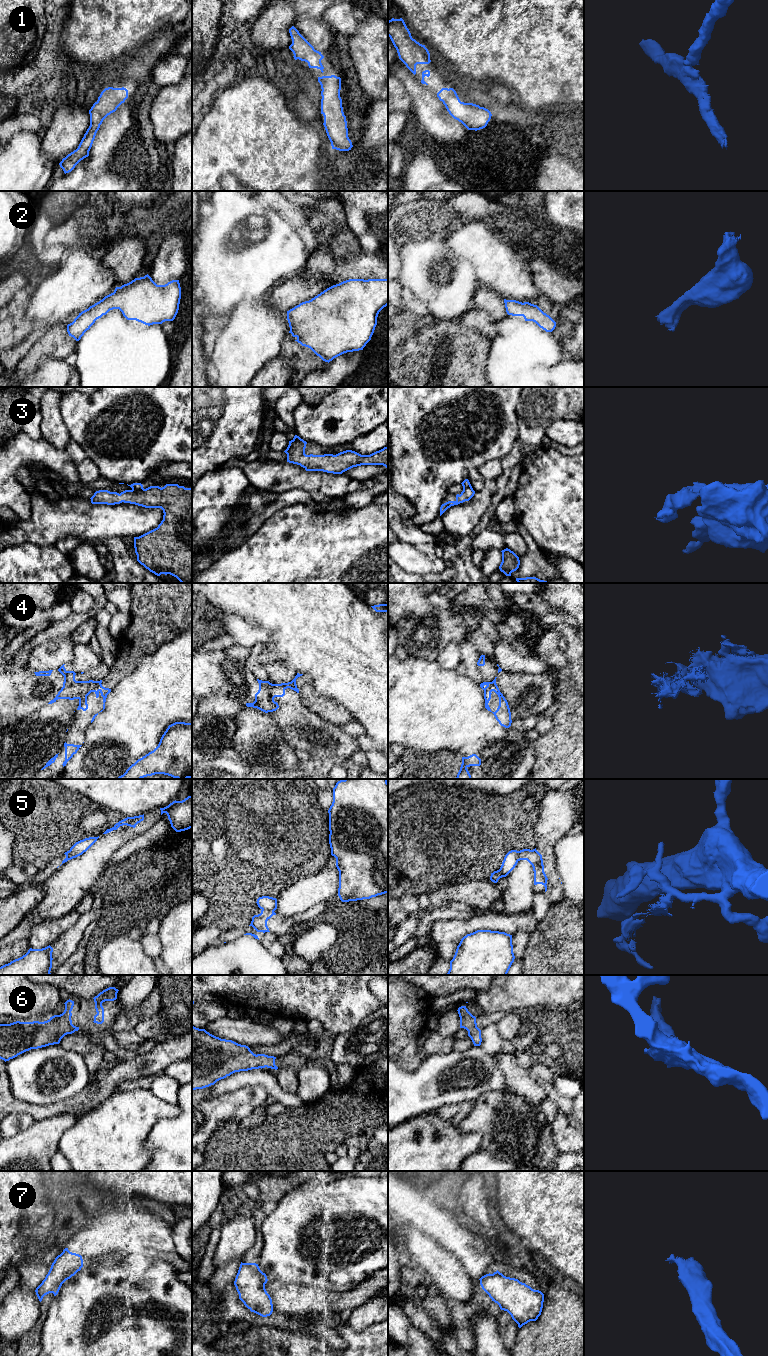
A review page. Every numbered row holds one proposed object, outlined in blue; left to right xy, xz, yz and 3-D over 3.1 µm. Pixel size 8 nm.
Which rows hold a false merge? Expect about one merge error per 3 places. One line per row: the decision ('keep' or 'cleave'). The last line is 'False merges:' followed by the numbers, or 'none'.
1: keep
2: keep
3: keep
4: cleave
5: cleave
6: keep
7: keep
False merges: 4, 5

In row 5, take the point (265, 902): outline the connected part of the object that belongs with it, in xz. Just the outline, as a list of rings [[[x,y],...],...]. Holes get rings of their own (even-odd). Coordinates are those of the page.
[[[259,897],[256,903],[260,909],[267,909],[270,911],[275,911],[277,909],[277,899],[273,897]]]

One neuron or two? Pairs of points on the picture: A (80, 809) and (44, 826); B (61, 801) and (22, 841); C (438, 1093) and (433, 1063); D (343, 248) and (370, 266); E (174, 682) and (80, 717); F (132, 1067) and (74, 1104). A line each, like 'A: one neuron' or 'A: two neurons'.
A: one neuron
B: one neuron
C: one neuron
D: two neurons
E: two neurons
F: one neuron

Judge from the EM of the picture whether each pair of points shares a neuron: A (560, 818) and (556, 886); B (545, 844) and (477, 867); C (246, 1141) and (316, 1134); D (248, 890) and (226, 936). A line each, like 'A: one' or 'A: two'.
A: one
B: two
C: one
D: two

